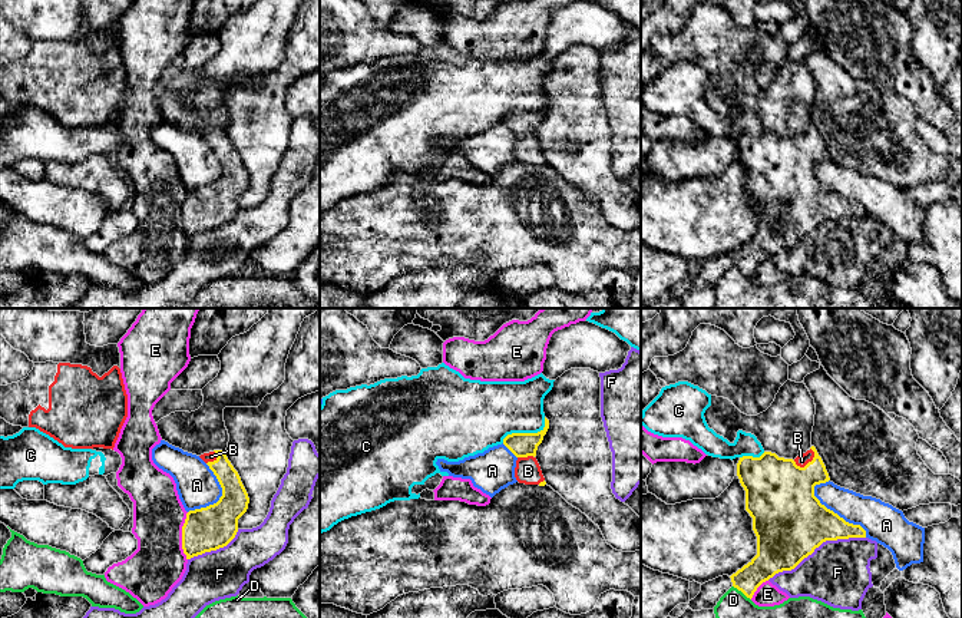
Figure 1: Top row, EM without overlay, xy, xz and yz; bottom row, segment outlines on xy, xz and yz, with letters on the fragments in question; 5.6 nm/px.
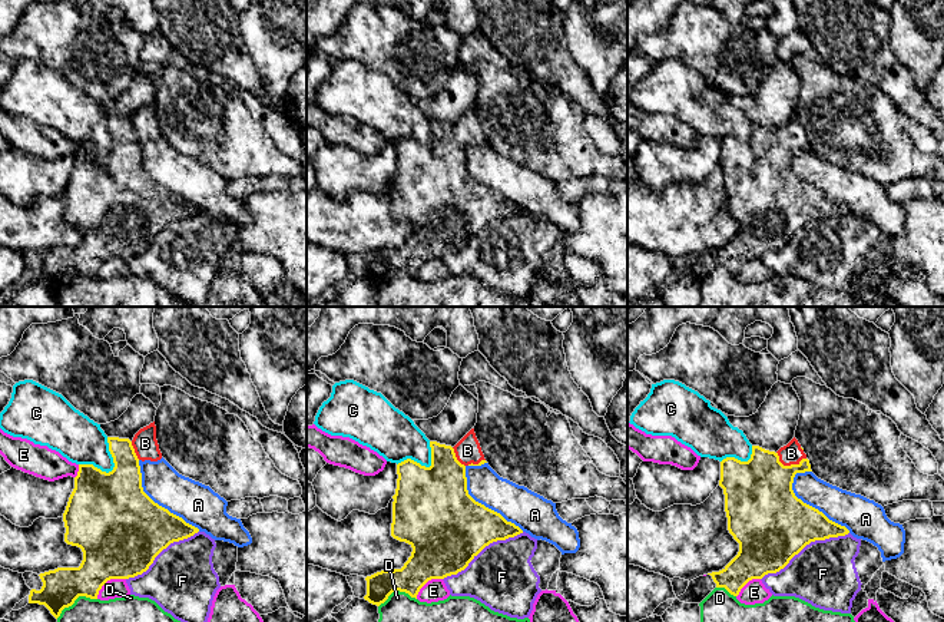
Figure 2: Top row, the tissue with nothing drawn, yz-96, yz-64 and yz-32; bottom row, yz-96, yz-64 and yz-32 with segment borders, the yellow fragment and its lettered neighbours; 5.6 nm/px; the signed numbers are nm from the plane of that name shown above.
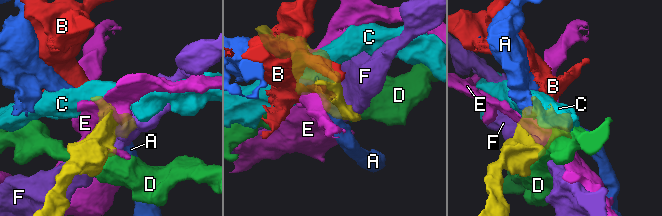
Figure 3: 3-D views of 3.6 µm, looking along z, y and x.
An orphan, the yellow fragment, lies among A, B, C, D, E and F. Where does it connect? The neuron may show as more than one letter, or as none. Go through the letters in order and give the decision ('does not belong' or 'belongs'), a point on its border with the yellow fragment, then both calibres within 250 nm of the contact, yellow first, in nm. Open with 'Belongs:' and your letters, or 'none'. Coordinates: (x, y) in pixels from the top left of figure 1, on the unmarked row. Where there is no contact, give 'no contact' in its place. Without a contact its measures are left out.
Belongs: B
A: does not belong | yz (836, 192) | 380/200 nm
B: belongs | yz (812, 139) | 360/70 nm
C: does not belong | xz (526, 112) | 140/340 nm
D: does not belong | yz (741, 270) | 180/300 nm
E: does not belong | xy (182, 215) | 240/300 nm
F: does not belong | yz (816, 225) | 400/360 nm

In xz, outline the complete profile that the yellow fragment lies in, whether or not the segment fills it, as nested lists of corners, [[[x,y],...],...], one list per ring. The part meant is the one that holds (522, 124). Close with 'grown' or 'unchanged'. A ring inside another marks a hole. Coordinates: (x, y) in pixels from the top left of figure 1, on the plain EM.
[[[545,96],[545,106],[538,112],[512,112],[503,118],[503,123],[518,136],[515,156],[519,162],[545,165],[545,156],[536,139],[538,125],[549,108]]]; grown

